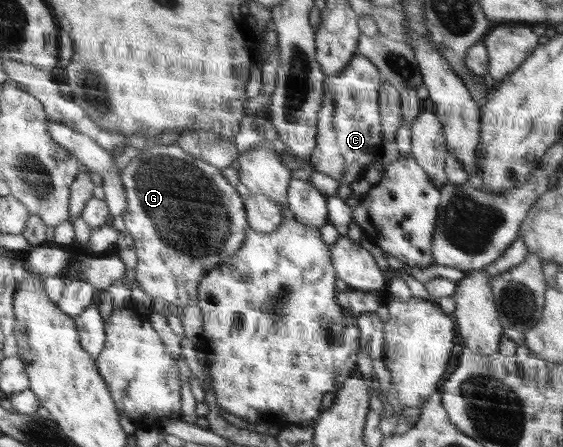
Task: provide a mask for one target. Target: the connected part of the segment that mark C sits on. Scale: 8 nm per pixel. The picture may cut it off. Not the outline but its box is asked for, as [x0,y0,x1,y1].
[309,53,382,185]

